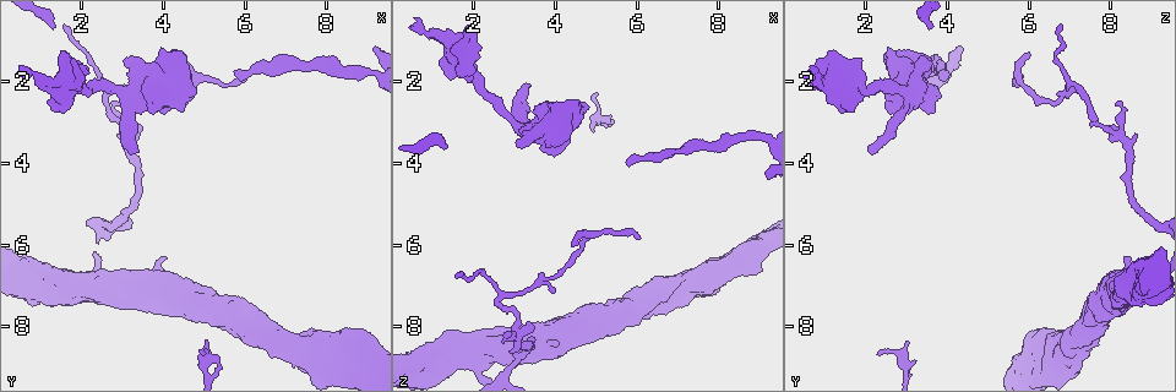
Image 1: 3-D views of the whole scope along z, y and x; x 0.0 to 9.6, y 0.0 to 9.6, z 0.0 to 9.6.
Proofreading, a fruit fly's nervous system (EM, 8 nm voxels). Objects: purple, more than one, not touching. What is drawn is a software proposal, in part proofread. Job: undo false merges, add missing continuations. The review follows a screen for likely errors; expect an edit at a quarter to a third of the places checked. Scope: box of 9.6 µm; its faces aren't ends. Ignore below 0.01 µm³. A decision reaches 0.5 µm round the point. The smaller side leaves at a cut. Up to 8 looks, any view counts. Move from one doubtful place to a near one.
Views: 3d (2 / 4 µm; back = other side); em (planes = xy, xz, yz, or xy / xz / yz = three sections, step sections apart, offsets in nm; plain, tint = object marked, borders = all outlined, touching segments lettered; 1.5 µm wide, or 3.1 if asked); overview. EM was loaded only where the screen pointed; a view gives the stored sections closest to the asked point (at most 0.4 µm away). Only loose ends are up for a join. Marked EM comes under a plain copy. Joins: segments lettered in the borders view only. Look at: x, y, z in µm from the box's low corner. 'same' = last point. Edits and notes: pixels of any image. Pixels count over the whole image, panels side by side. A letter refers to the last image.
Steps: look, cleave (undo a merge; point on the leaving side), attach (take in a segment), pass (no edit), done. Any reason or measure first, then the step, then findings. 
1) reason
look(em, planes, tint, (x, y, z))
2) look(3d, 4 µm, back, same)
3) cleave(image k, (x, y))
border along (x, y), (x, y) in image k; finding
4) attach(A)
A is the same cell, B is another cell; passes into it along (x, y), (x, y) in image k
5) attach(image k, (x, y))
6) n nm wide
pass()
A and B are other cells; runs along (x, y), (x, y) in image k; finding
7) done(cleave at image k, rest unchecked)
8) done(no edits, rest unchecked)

stops while still wide
look(3d, 2 µm, (4.50, 1.45, 2.35))

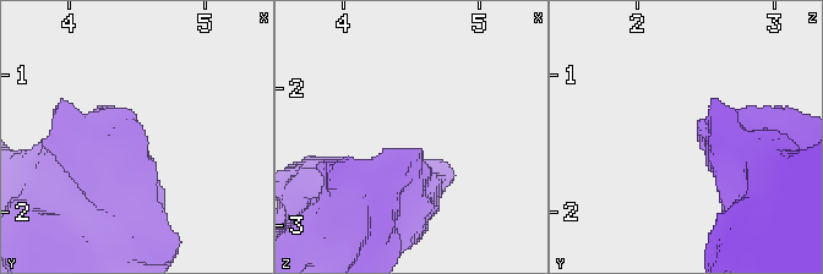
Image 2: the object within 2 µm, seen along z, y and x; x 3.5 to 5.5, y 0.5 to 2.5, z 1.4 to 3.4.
look(em, planes, borders, (4.54, 1.42, 2.40))

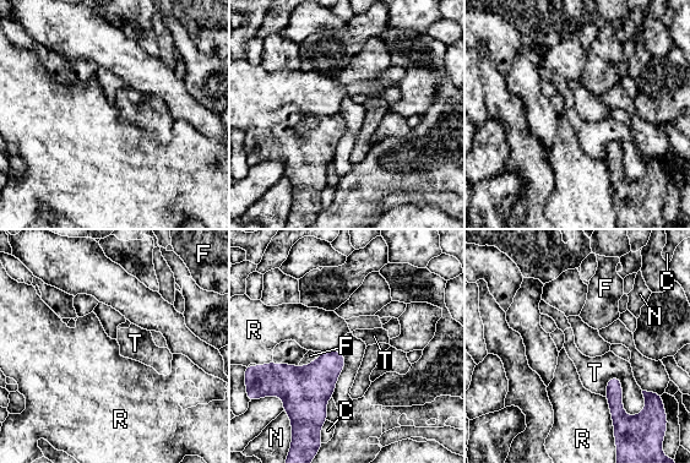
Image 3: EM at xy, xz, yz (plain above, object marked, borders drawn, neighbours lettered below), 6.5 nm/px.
T touches over 300 nm
pass()
C, F, N, R and T are other cells; no lettered segment goes on from it

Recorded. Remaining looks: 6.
free end
look(3d, 4 µm, (1.75, 1.45, 1.85))

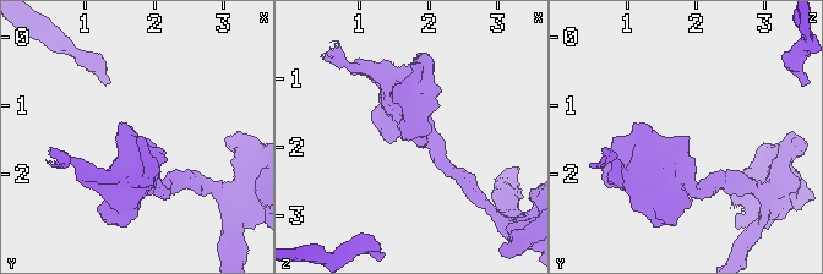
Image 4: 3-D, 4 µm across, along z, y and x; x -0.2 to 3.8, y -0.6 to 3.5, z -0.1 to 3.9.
look(em, xz, step 4, borders, (1.80, 1.45, 1.90))

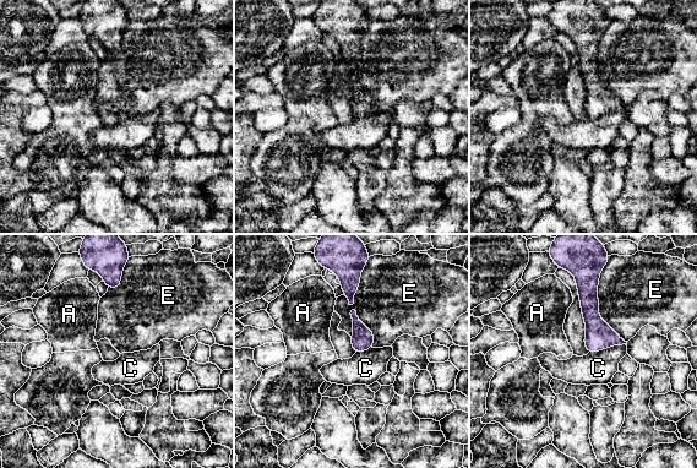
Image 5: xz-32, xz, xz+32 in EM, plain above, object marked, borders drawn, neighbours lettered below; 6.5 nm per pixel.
pass()
A, C and E are other cells; border along (625, 343), (588, 353) in image 5; none of them fits

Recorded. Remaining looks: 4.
branch stops here
look(em, xy, step 8, borders, (5.40, 9.05, 3.10))

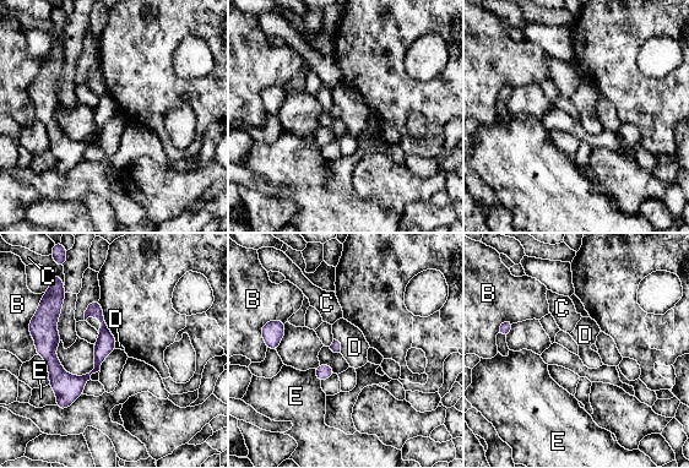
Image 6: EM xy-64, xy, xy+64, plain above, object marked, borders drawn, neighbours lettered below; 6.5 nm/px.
look(em, planes, borders, same)

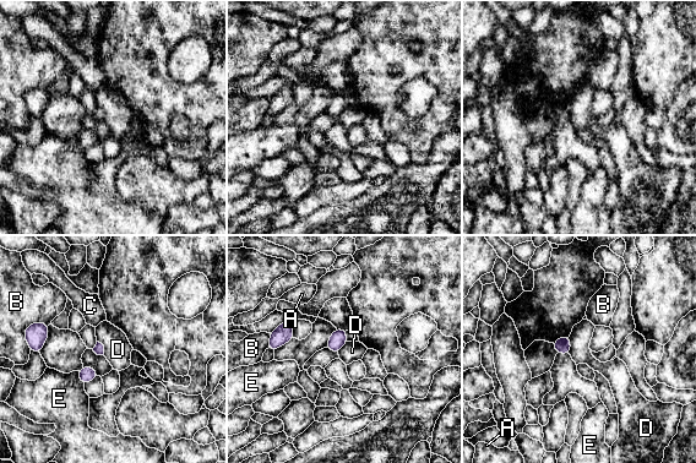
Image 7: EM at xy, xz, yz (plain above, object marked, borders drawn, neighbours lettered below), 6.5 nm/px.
pass()
A, B, C, D and E are other cells; border along (569, 336), (570, 354) in image 7; no lettered segment goes on from it

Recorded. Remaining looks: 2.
done(no edits, rest unchecked)

